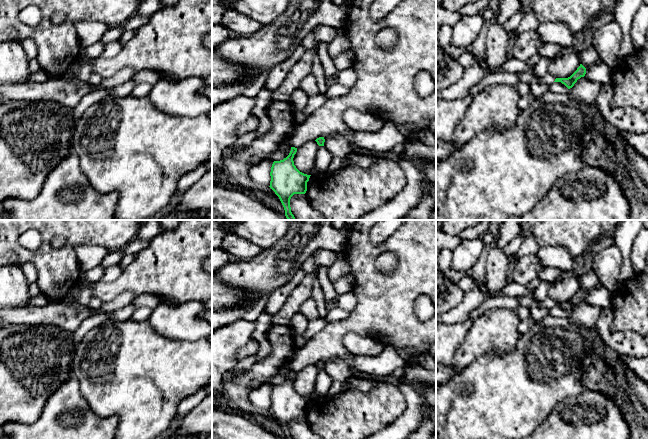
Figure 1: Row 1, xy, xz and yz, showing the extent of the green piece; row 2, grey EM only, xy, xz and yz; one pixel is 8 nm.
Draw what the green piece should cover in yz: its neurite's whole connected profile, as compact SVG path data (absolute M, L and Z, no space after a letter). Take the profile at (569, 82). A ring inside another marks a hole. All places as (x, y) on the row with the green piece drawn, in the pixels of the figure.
M580 64L577 70L568 78L556 78L550 72L548 72L543 77L538 77L539 81L545 85L550 86L554 82L561 82L564 84L568 89L572 88L574 84L577 82L578 79L584 77L586 74L586 68Z

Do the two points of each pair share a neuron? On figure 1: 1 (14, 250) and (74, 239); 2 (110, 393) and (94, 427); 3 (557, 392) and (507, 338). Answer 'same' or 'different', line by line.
1: same
2: different
3: different

